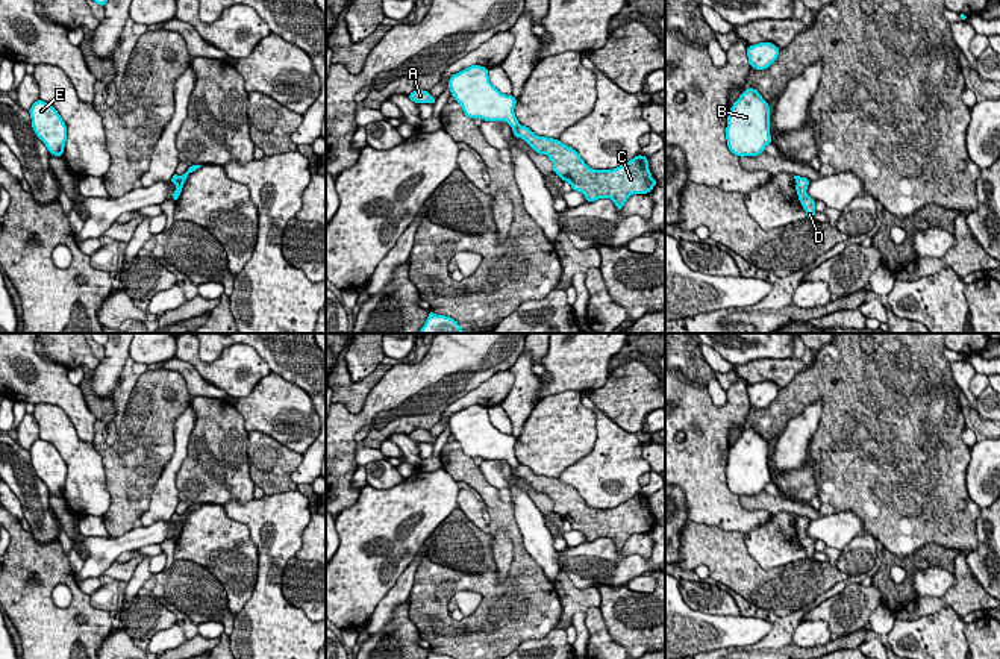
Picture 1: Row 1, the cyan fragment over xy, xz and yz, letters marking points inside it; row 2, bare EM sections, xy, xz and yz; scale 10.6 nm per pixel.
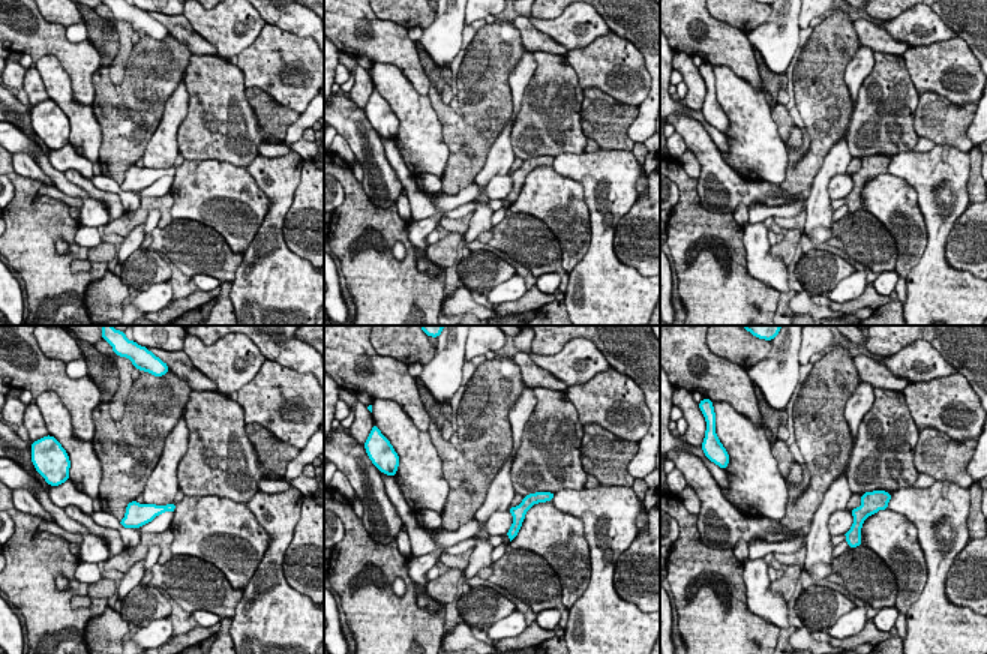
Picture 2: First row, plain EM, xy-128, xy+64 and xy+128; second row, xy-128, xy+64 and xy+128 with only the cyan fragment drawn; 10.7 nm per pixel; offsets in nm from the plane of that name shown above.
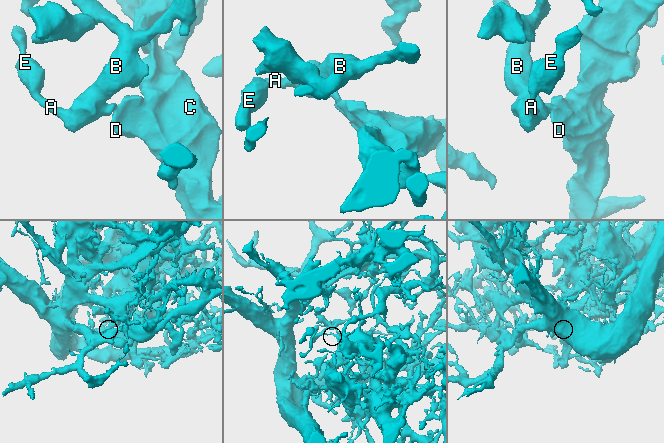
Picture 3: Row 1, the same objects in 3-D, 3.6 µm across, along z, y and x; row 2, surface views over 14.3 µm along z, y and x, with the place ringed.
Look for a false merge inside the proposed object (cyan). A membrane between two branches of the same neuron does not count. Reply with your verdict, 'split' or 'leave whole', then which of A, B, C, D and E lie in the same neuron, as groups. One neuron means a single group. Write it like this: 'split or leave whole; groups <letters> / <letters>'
split; groups A B E / C D

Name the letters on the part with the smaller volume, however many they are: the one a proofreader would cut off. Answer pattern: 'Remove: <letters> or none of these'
Remove: C, D

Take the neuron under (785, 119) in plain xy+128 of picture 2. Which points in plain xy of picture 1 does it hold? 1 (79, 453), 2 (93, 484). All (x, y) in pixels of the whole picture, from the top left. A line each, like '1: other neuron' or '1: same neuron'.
1: other neuron
2: other neuron

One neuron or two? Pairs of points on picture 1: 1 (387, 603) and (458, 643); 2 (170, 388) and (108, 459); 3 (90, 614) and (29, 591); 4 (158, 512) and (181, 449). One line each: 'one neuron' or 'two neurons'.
1: two neurons
2: one neuron
3: one neuron
4: one neuron

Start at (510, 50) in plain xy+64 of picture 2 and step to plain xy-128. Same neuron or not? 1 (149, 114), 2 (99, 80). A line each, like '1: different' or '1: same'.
1: same
2: same

